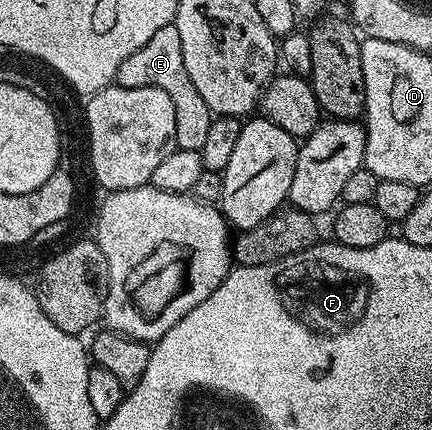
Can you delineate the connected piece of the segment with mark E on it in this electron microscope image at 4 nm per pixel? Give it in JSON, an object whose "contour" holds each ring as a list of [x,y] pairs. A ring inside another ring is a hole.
{"contour":[[[176,24],[155,31],[155,35],[139,47],[139,51],[127,55],[119,66],[115,81],[123,87],[159,87],[167,91],[167,95],[171,95],[171,103],[175,103],[177,148],[201,152],[215,114],[209,110],[207,103],[203,103],[203,95],[199,95],[195,83],[191,83],[191,75],[187,75],[187,66],[183,63],[183,43],[179,40]]]}

